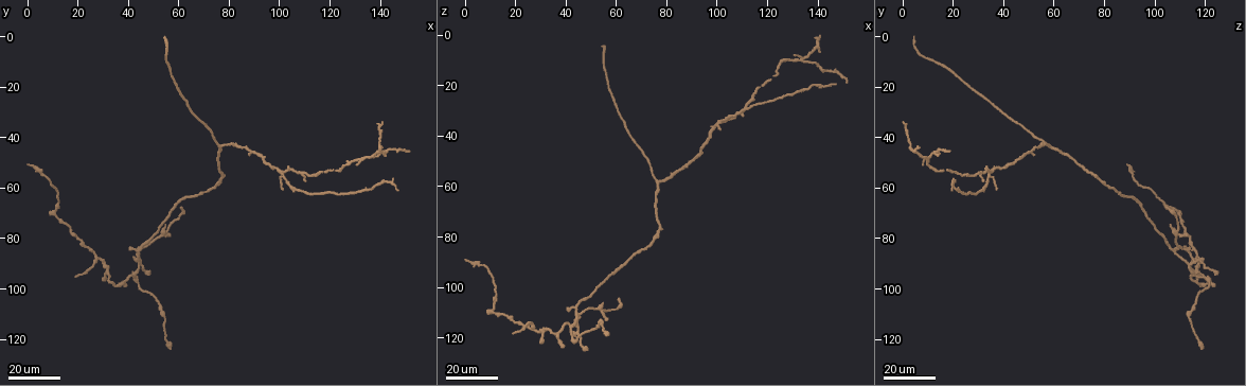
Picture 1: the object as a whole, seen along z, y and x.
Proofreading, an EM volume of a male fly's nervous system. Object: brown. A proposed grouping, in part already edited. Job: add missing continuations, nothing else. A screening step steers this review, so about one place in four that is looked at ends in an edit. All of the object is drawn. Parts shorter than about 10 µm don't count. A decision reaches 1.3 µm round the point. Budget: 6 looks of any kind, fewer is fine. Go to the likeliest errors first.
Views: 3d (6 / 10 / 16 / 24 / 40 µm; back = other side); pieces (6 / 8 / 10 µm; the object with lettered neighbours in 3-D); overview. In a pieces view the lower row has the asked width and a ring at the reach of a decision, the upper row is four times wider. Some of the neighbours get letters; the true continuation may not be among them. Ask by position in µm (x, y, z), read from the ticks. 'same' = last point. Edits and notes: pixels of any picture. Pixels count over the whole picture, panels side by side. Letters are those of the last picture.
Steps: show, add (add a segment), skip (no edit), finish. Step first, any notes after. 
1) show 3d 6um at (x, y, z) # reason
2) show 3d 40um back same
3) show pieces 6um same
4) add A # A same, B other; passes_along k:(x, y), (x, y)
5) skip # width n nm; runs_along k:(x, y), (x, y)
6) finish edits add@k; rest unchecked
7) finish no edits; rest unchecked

show 3d 16um at (54, 0, 4) # thin end

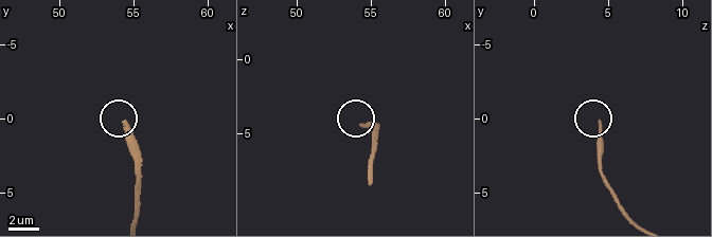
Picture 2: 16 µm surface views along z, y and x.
show pieces 10um at (54.4, 0.2, 4.6)

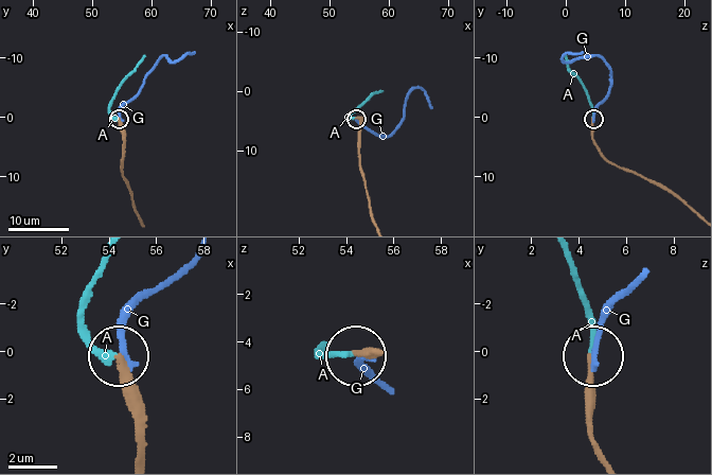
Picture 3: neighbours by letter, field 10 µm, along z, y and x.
skip # A other, G other; runs_along 3:(604, 455), (590, 430), (590, 359); none of them fits

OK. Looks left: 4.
show 3d 16um at (57, 123, 118)

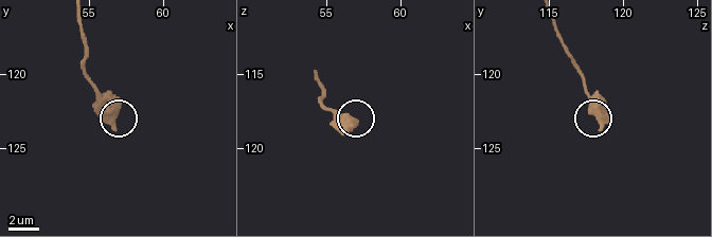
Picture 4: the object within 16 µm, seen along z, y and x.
show pieces 6um at (56.8, 123.6, 118.6) # see the neighbours

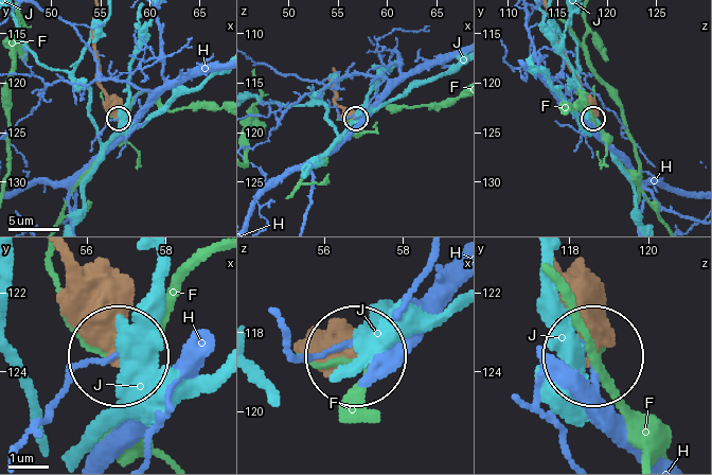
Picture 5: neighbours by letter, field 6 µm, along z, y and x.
skip # F other, H other, J other; no lettered segment goes on from it

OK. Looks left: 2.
show 3d 16um at (38, 99, 124)

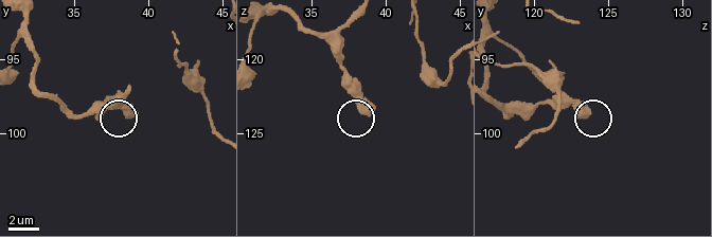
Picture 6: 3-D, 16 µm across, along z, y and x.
show pieces 8um at (38.8, 98.8, 123.6)

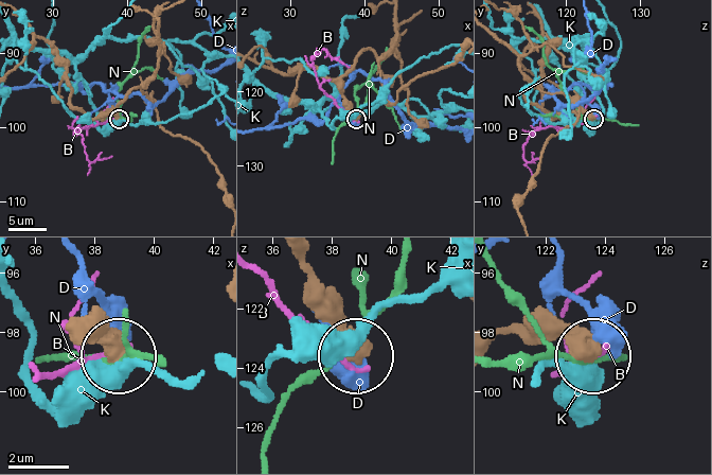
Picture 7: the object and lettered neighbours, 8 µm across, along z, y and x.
skip # B other, D other, K other, N other; runs_along 7:(298, 254), (308, 300), (356, 351); no lettered segment goes on from it

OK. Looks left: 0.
finish no edits; rest unchecked

